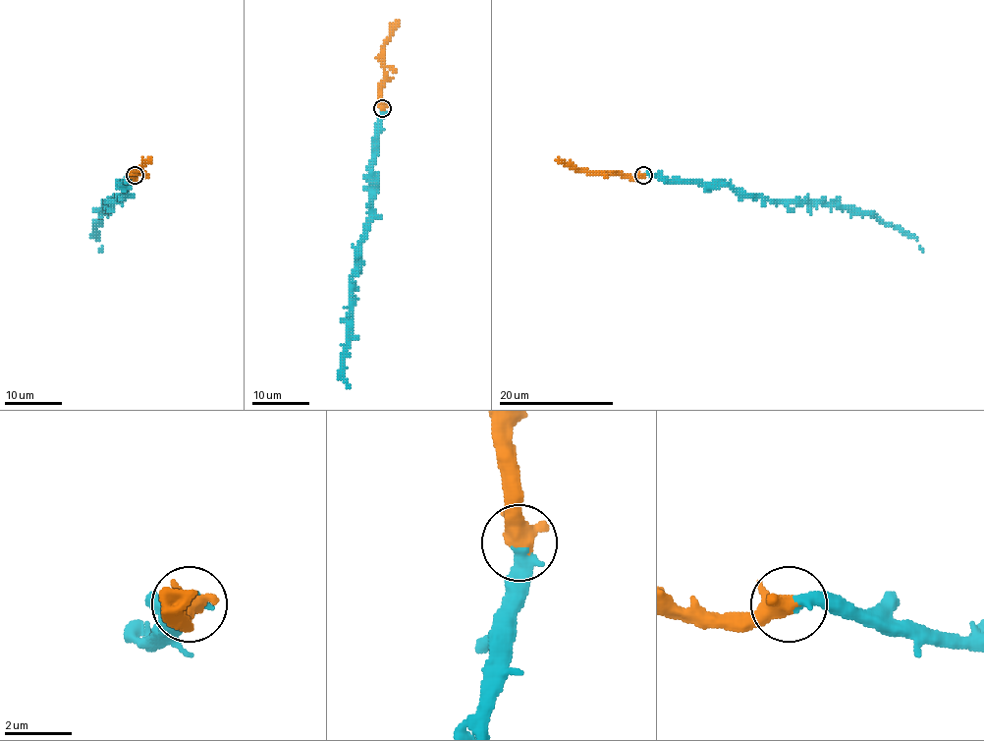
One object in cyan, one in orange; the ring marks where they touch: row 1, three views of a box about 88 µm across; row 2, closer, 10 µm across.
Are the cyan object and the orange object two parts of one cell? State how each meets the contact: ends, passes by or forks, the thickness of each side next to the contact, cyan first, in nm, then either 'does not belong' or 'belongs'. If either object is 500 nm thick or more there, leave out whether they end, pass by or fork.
480 nm thick on the cyan side, 650 nm on the other; belongs

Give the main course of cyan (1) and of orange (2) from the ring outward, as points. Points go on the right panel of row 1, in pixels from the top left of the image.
1: (643, 175), (693, 181), (715, 188), (734, 187), (776, 202), (841, 203), (899, 227), (915, 238), (922, 251)
2: (643, 175), (621, 176), (583, 172), (556, 159)

